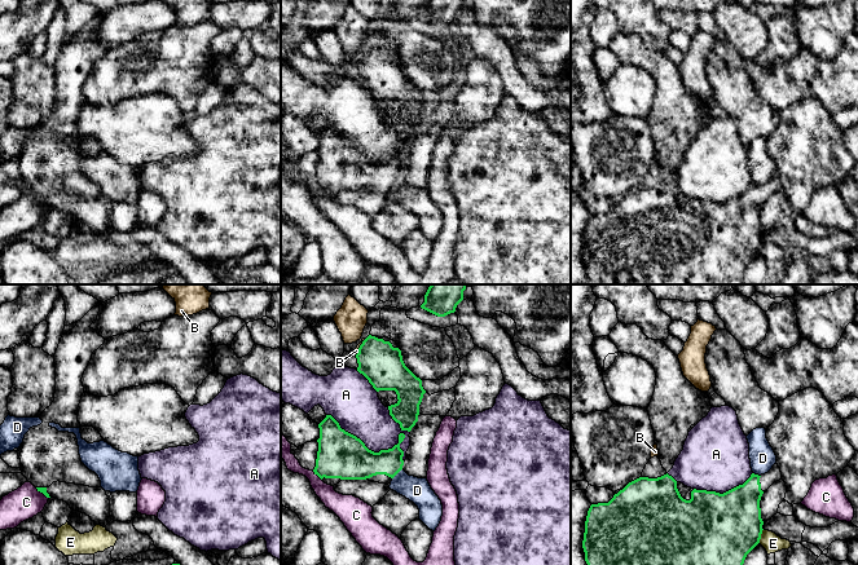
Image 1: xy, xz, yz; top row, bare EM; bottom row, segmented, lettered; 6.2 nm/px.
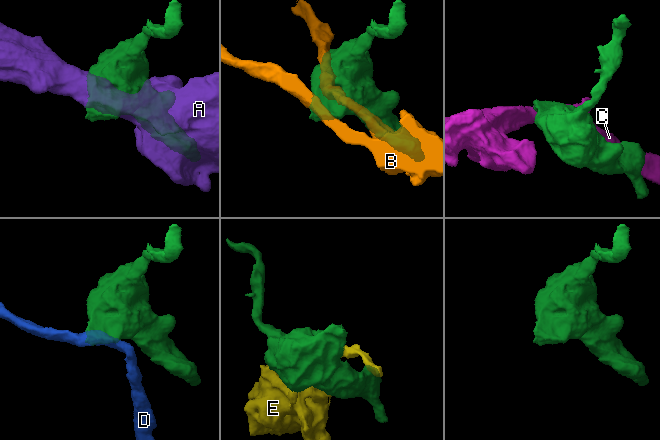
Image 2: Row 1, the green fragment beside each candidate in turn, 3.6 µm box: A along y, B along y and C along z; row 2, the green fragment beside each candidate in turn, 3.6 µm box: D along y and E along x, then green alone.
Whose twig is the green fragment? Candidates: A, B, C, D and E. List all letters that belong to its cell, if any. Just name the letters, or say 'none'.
none

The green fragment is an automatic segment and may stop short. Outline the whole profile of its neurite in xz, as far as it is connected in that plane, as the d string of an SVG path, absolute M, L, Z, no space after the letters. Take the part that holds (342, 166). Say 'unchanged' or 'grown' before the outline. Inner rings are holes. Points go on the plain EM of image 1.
grown; M326 125L318 138L313 182L327 195L334 197L342 190L369 190L388 195L402 180L404 162L400 154L405 149L404 144L399 145L399 154L392 159L374 163L360 149L342 140L331 125Z

